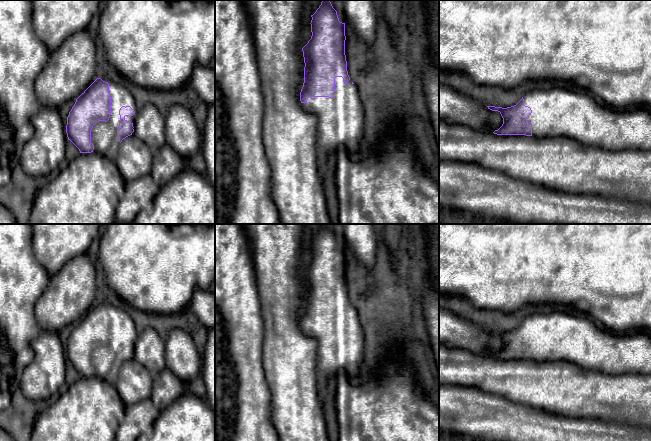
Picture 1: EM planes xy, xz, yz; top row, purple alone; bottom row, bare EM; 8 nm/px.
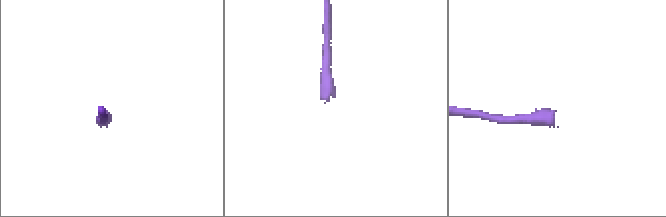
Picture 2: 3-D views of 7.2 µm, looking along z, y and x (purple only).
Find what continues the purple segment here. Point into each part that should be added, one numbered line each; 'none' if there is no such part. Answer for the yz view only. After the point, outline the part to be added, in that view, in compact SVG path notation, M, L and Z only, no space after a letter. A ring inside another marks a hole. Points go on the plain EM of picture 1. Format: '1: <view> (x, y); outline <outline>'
1: yz (556, 336); outline M559 309L527 315L523 323L524 329L532 334L524 347L532 347L534 362L565 361L611 375L651 375L651 335L647 333L614 334L598 329L588 316L578 317Z

